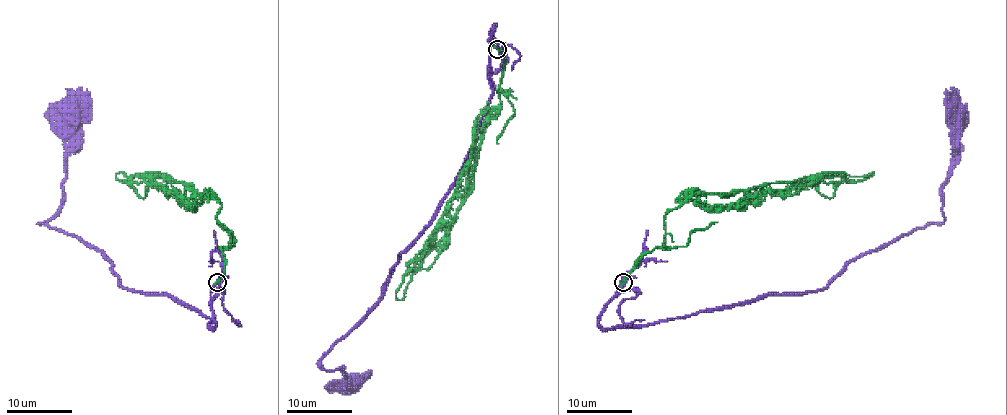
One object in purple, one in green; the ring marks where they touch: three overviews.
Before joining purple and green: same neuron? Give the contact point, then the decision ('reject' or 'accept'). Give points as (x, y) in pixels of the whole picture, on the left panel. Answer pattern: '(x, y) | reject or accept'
(217, 282) | accept

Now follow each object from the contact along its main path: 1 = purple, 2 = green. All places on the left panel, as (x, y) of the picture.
1: (217, 282), (213, 328), (212, 320), (169, 295), (127, 290), (99, 251), (41, 224), (62, 202), (72, 116)
2: (217, 282), (230, 233), (217, 215), (222, 204), (187, 183), (158, 175), (121, 181), (116, 173)

